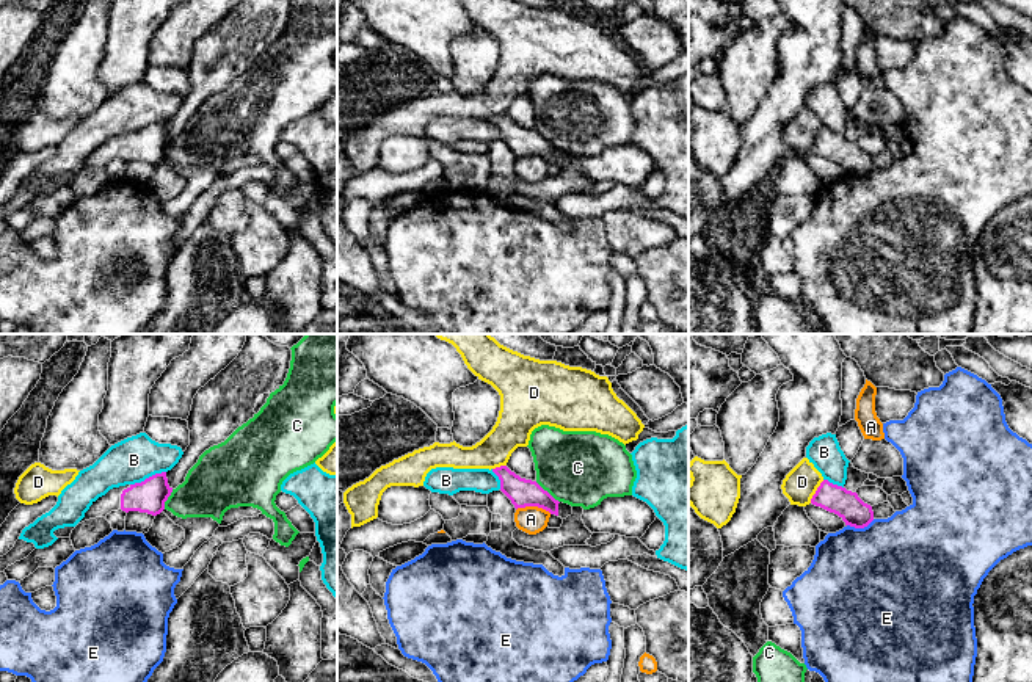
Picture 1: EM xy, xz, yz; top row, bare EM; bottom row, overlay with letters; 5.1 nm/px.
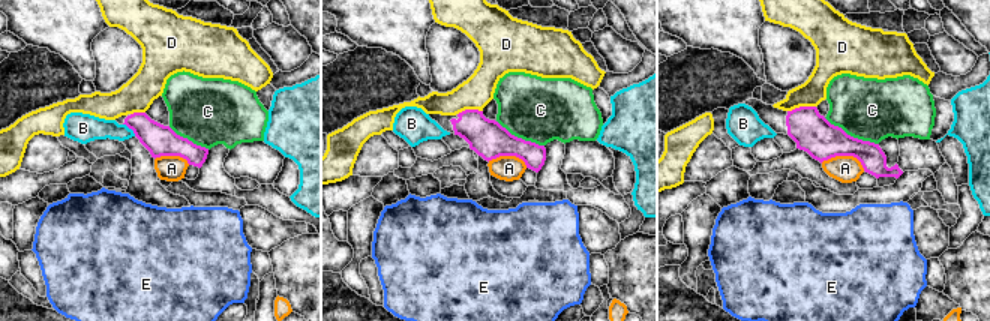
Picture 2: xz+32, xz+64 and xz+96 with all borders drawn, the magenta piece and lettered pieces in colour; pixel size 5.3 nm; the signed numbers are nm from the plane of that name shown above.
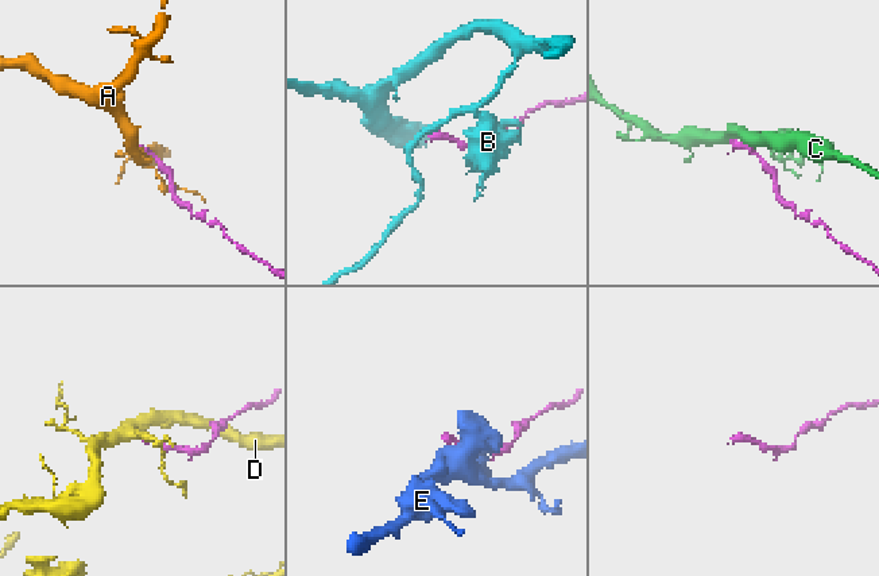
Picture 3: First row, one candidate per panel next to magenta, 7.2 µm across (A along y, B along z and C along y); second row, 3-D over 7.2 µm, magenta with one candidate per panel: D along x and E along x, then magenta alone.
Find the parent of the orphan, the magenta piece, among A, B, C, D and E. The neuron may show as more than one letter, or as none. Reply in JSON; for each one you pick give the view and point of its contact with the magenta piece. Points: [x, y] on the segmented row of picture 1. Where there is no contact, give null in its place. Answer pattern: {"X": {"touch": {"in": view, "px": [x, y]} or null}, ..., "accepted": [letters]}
{"accepted": []}

